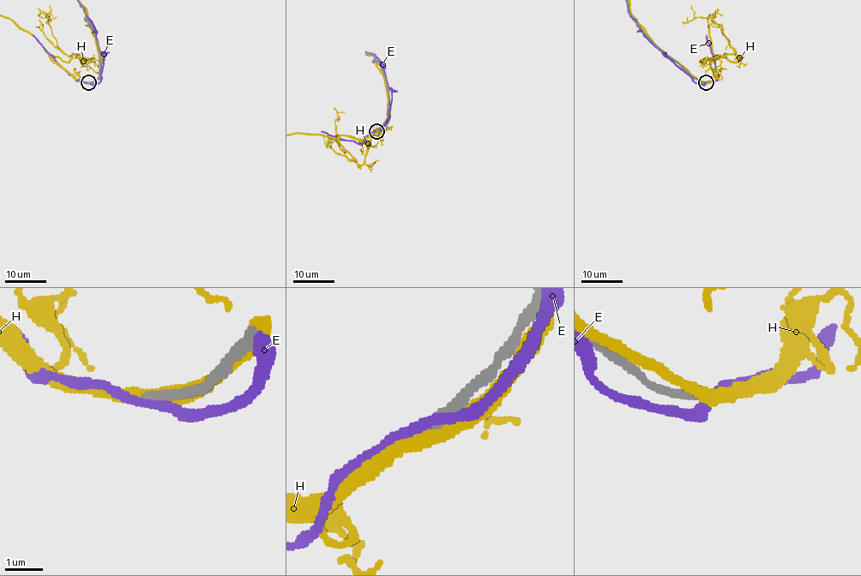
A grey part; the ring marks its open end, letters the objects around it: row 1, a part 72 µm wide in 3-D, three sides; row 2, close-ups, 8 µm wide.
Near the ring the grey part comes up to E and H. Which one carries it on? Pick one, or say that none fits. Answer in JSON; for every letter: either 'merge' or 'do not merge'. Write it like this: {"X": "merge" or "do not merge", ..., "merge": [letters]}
{"E": "do not merge", "H": "do not merge", "merge": []}

